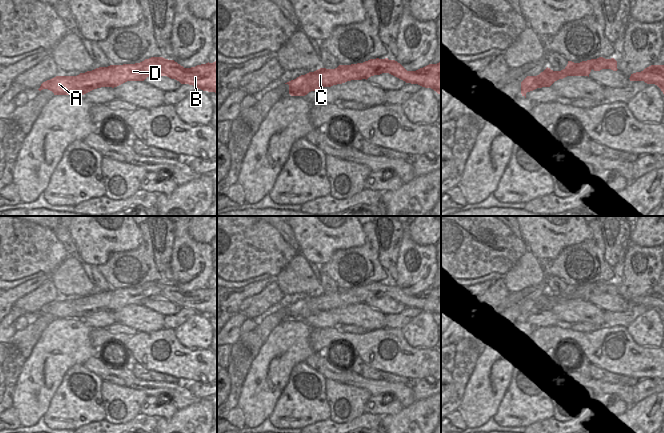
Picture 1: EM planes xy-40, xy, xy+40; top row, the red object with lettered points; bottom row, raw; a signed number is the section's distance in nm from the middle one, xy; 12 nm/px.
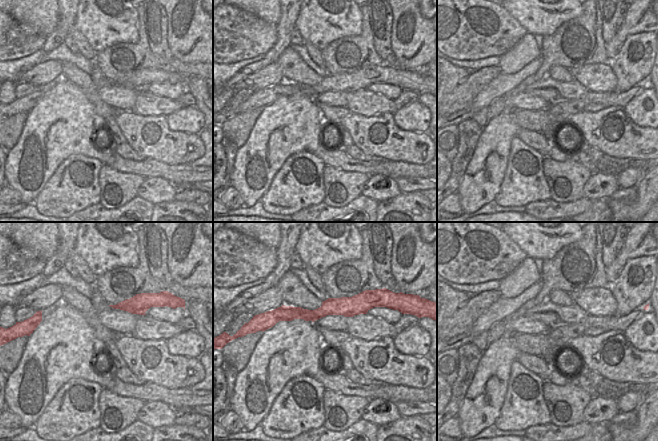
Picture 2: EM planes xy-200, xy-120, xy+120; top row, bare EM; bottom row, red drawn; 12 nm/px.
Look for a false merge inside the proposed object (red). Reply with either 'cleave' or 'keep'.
keep

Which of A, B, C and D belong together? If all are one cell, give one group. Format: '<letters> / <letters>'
A B C D

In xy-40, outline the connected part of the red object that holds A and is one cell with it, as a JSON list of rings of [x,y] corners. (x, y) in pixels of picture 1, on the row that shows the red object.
[[[151,57],[135,64],[99,67],[92,71],[80,73],[77,76],[56,76],[43,82],[38,90],[48,89],[52,91],[54,95],[84,95],[101,87],[114,88],[127,81],[144,81],[149,76],[167,76],[179,81],[181,84],[189,84],[203,91],[217,93],[217,61],[213,63],[208,62],[191,68],[184,68],[174,60],[168,60],[163,57]]]

